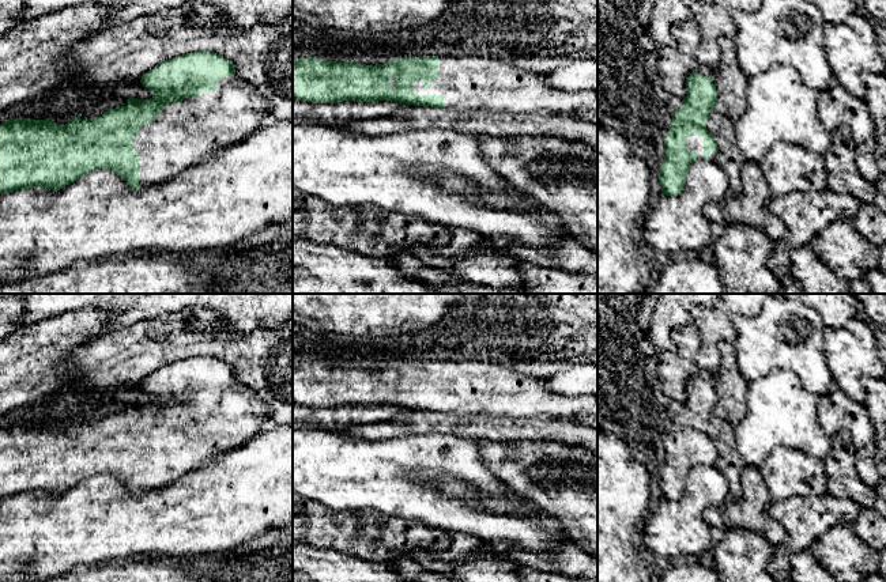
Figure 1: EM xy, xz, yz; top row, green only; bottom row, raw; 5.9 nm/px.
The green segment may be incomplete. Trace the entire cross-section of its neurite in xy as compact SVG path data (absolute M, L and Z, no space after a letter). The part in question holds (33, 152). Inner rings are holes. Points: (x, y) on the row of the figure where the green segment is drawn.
M195 50L166 60L140 82L154 94L150 99L128 98L125 106L91 120L72 116L68 124L57 125L53 118L8 118L0 124L0 194L35 186L60 190L98 169L112 170L133 190L159 185L269 121L267 99L235 76L231 61L214 52Z

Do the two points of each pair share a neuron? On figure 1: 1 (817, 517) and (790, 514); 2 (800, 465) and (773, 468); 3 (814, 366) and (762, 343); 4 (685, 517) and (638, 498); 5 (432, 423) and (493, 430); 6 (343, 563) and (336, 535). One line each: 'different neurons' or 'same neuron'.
1: same neuron
2: same neuron
3: same neuron
4: different neurons
5: same neuron
6: different neurons

